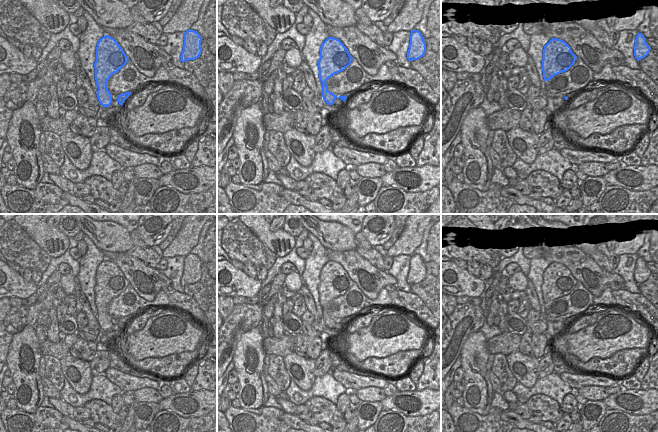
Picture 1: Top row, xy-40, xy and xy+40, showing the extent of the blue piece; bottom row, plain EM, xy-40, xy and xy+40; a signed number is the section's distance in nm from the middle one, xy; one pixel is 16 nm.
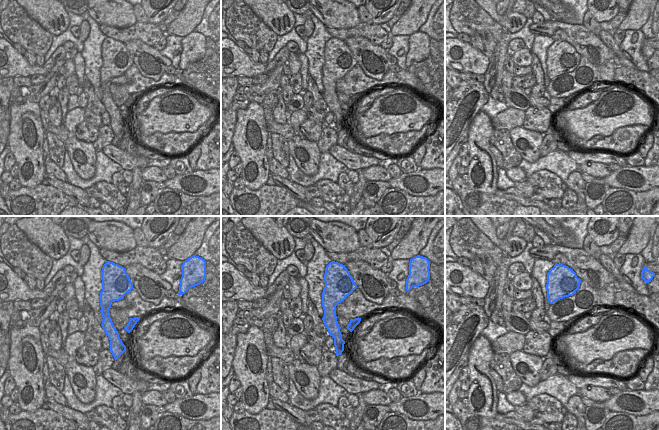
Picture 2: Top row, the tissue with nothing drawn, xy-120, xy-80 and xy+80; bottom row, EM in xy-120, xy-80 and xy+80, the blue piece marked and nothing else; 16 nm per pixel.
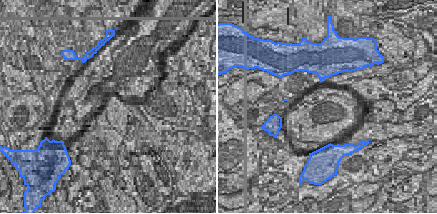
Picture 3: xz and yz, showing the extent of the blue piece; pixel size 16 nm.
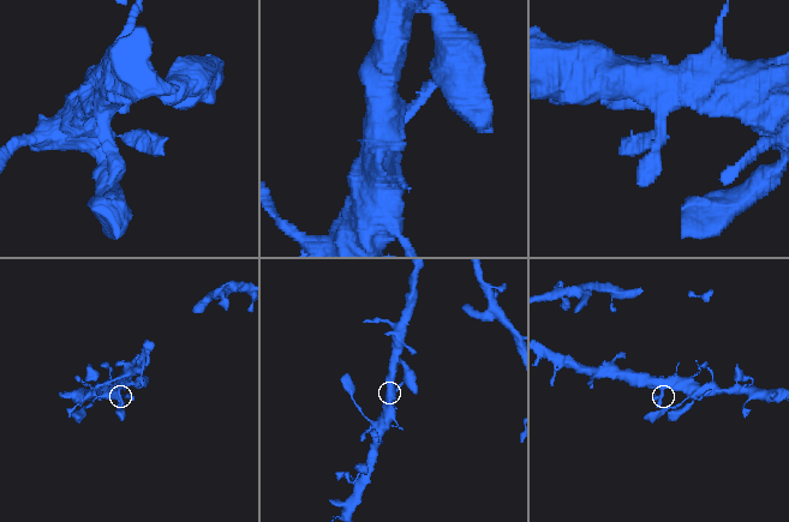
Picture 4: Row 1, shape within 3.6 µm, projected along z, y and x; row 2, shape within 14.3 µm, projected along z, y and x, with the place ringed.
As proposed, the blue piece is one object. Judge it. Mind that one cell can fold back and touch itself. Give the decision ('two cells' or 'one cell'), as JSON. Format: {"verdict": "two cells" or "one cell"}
{"verdict": "one cell"}

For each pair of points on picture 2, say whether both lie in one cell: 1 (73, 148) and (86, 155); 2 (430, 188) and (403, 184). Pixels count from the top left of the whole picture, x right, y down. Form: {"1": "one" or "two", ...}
{"1": "one", "2": "one"}

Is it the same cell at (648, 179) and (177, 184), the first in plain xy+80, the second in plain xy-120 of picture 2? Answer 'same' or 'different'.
same

